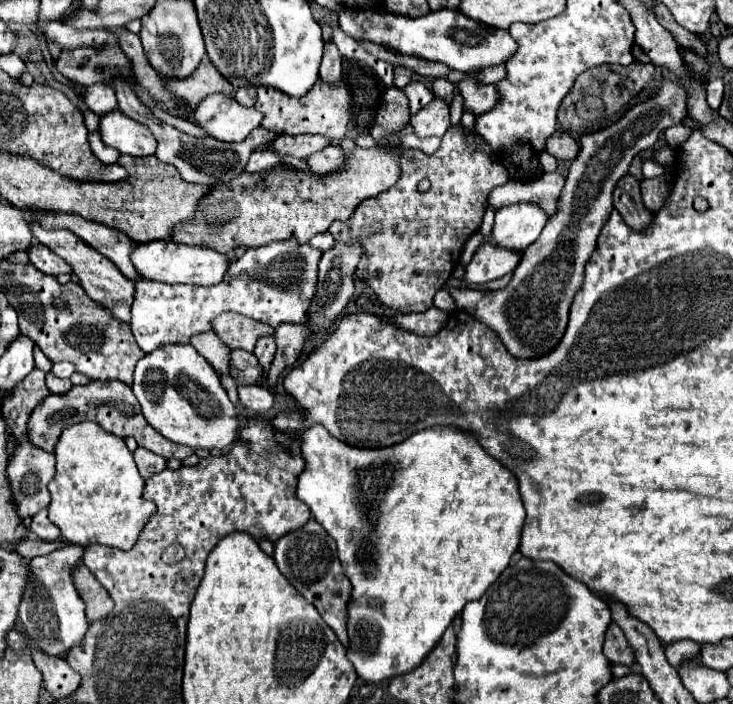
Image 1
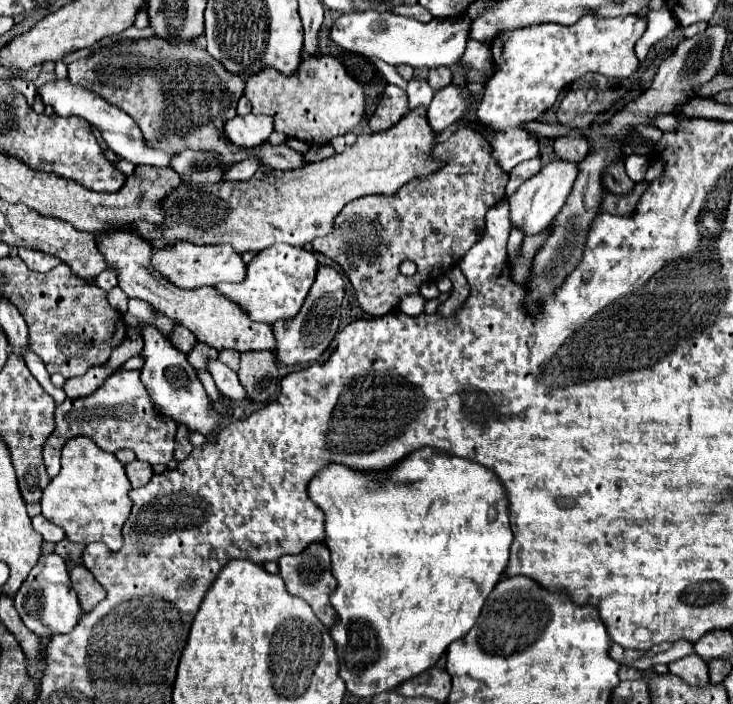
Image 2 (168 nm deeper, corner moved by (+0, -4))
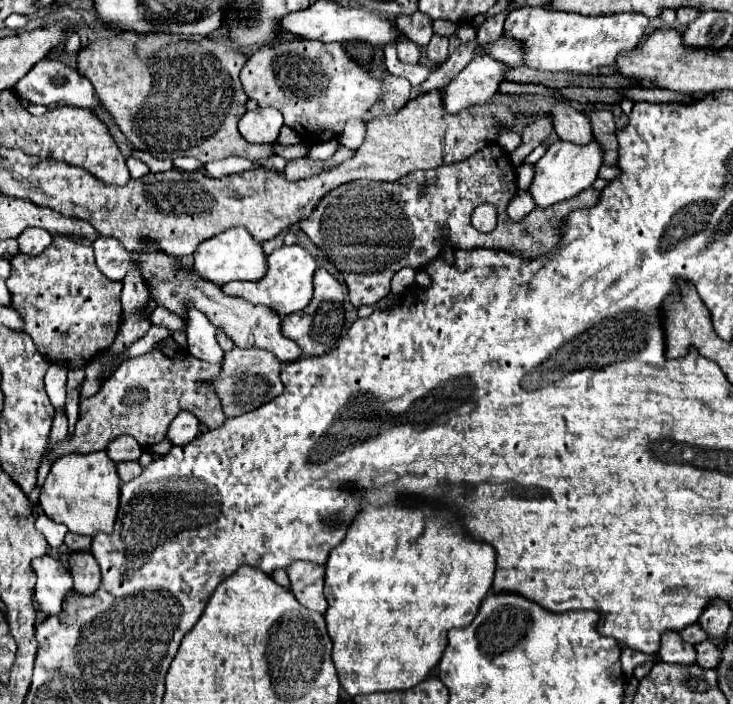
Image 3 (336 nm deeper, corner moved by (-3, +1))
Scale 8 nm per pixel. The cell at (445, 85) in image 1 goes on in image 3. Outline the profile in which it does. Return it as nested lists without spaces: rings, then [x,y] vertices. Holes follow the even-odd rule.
[[[432,36],[432,40],[430,40],[430,44],[426,46],[426,54],[428,54],[428,58],[436,64],[436,66],[440,66],[442,62],[446,62],[448,60],[448,38],[442,38],[442,36]]]

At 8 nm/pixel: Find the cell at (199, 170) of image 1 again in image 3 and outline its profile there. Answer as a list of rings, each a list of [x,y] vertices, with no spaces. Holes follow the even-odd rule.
[[[282,126],[282,132],[280,132],[280,136],[278,136],[278,144],[288,146],[288,144],[298,144],[298,142],[302,142],[302,138],[298,136],[298,132],[294,132],[294,130],[288,128],[288,126]]]

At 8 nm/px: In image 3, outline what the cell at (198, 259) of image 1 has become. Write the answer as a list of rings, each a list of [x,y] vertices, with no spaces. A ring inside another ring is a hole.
[[[232,228],[198,244],[198,250],[194,252],[194,270],[204,280],[210,280],[218,286],[224,286],[234,280],[256,282],[266,274],[266,256],[260,248],[260,242],[256,242],[246,232],[246,228]]]

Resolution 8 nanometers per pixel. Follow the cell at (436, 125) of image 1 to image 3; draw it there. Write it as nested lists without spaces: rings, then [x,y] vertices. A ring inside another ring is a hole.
[[[492,56],[474,58],[446,88],[442,88],[444,110],[448,114],[458,114],[464,108],[490,102],[506,68],[508,64],[502,64]]]

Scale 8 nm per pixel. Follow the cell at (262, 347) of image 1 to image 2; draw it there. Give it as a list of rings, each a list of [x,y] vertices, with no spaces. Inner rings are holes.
[[[245,351],[237,369],[241,385],[255,403],[269,403],[277,395],[277,365],[271,351]]]

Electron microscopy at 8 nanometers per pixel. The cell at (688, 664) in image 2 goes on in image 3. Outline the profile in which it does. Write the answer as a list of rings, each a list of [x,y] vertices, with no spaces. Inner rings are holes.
[[[666,632],[662,636],[662,646],[658,652],[660,660],[670,662],[670,664],[696,664],[696,648],[686,644],[678,632]]]

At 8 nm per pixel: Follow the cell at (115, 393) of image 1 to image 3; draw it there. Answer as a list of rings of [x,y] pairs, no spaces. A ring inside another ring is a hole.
[[[158,348],[144,356],[122,362],[102,384],[98,394],[92,398],[80,398],[80,414],[74,434],[54,444],[48,452],[48,460],[54,462],[70,452],[86,454],[106,450],[112,440],[124,434],[136,438],[142,450],[150,450],[154,444],[166,440],[172,420],[182,410],[194,414],[210,430],[220,427],[226,420],[226,414],[218,394],[212,388],[212,382],[218,374],[218,364],[206,364],[182,352],[176,352],[174,358],[166,358]]]

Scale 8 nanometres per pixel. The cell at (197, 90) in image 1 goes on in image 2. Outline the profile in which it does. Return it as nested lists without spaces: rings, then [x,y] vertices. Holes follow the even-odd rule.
[[[161,37],[111,43],[69,63],[69,81],[99,93],[105,101],[123,109],[133,117],[147,145],[169,155],[177,155],[185,149],[213,151],[227,167],[251,157],[271,169],[297,169],[305,163],[303,155],[287,145],[259,145],[253,149],[231,145],[223,127],[229,117],[237,115],[235,109],[243,95],[245,81],[229,73],[197,43],[175,45]]]

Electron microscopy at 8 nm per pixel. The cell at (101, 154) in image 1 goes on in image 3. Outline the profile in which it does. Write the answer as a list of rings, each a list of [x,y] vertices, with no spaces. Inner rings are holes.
[[[128,158],[128,160],[126,160],[126,164],[128,164],[128,170],[130,170],[130,176],[132,176],[134,180],[138,180],[138,178],[142,178],[142,176],[150,174],[150,168],[148,168],[148,166],[144,164],[144,162],[136,160],[136,158]]]

